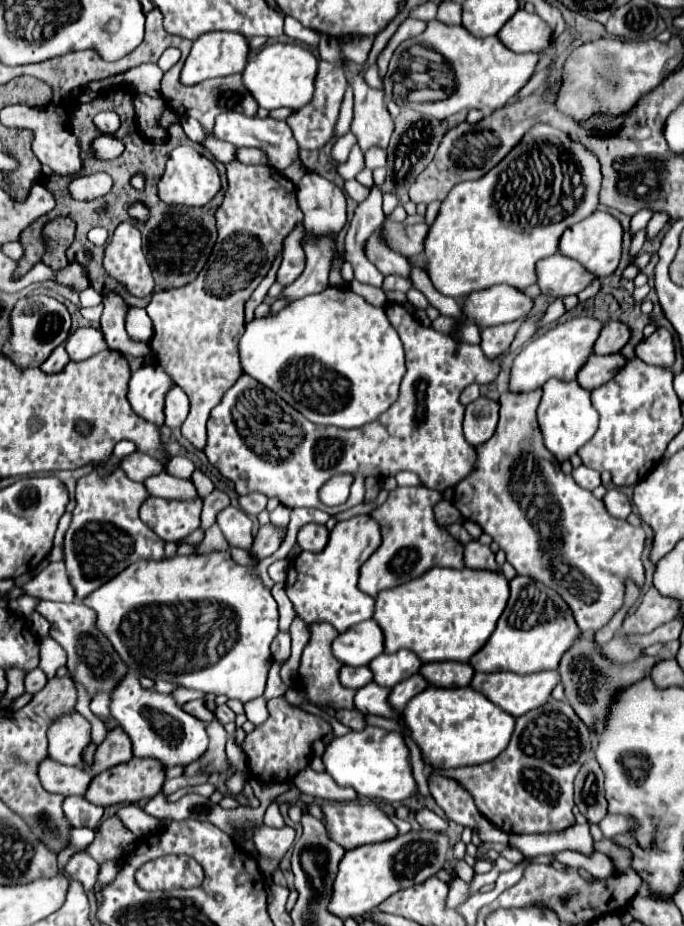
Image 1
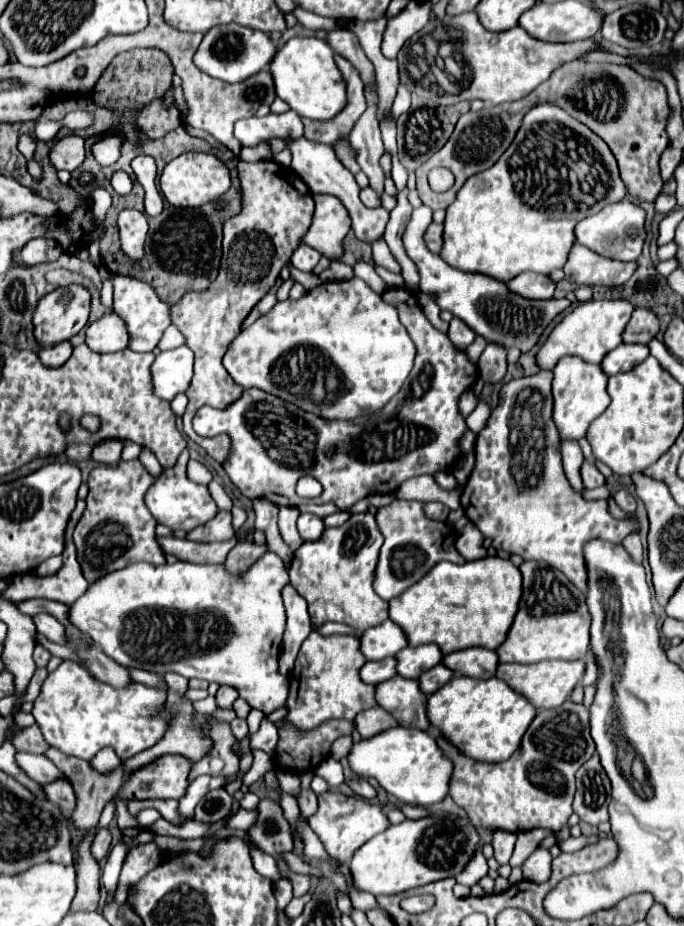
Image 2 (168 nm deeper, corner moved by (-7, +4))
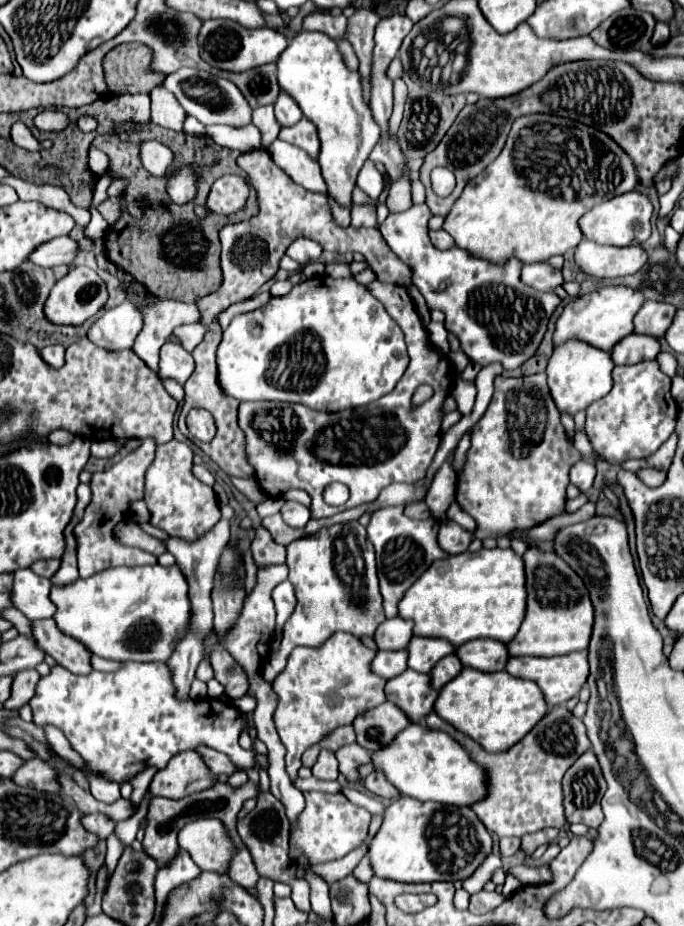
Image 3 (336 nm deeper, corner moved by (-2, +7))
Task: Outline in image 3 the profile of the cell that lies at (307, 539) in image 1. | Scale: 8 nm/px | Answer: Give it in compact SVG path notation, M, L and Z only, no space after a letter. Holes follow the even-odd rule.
M286 501L284 507L282 507L282 519L290 525L290 527L296 527L296 529L304 529L308 519L310 519L310 511L308 507L300 505L300 503L294 503L294 501Z

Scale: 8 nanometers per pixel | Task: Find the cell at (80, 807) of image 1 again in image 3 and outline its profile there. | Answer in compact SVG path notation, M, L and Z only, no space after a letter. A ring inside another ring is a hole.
M40 757L28 759L12 777L16 785L32 787L36 791L56 791L60 793L60 781L58 773L52 769L52 765Z

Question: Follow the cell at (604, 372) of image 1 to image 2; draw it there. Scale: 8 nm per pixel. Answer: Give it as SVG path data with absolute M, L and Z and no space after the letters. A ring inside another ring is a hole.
M621 344L605 356L601 368L605 370L607 376L613 376L631 370L633 366L641 364L647 356L649 356L649 348L643 344Z

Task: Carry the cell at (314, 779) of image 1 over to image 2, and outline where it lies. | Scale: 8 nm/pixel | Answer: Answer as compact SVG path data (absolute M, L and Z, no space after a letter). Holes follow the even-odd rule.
M357 778L357 780L353 780L353 784L349 784L351 788L353 788L353 792L355 794L359 794L359 796L363 796L363 798L377 798L377 790L365 780L365 778Z

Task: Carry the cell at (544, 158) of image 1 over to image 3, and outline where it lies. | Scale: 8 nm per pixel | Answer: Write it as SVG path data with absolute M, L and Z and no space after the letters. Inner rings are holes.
M532 113L532 115L522 115L520 119L516 119L516 123L512 125L510 133L508 133L508 141L502 149L502 153L480 173L476 175L474 179L470 179L462 191L462 195L458 197L458 201L454 203L454 207L450 209L450 213L446 215L446 221L444 221L444 231L448 231L456 243L456 247L464 249L464 251L472 251L472 255L482 255L482 259L492 259L492 263L508 263L510 257L514 259L520 259L520 263L542 263L542 261L548 261L550 257L554 255L564 255L566 251L574 249L580 241L582 241L582 231L578 227L578 219L590 211L594 205L598 203L604 203L604 201L610 201L612 197L618 197L622 193L628 193L628 191L634 191L638 185L638 177L636 177L636 171L634 171L634 165L630 161L630 157L602 131L590 127L588 131L588 125L580 123L580 121L572 121L572 119L564 119L564 117L558 117L558 115L548 115L548 113Z

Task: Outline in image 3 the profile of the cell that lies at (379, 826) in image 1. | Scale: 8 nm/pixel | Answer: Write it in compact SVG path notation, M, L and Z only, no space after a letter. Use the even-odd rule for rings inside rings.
M308 791L306 797L306 809L298 817L296 825L290 833L290 857L296 859L296 855L304 853L310 863L326 863L334 859L342 859L350 851L358 849L368 841L368 825L370 825L370 813L364 807L358 807L348 801L344 793L320 793L320 791Z

